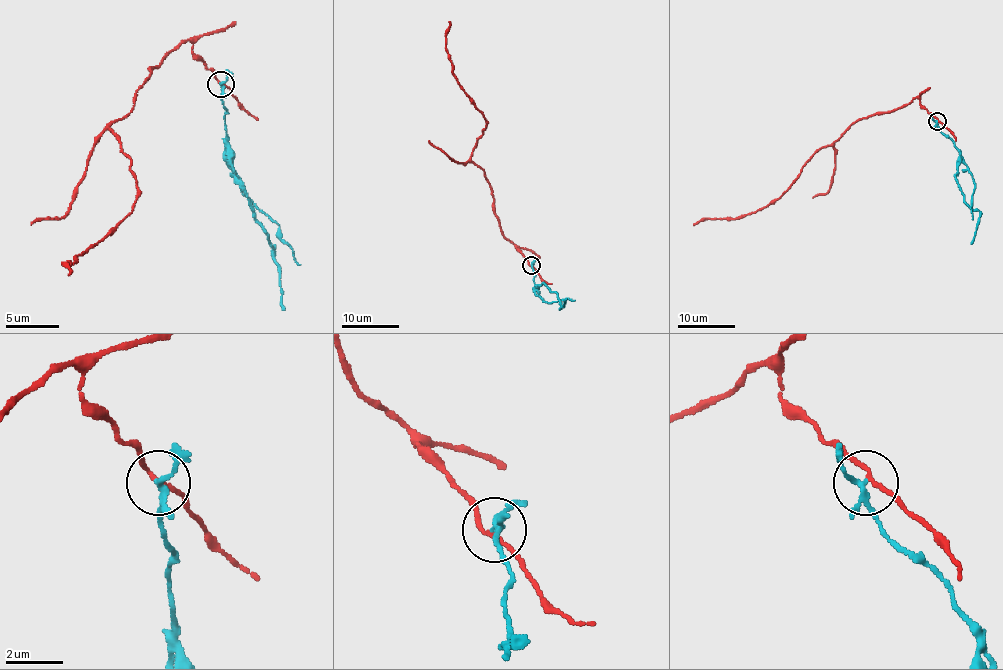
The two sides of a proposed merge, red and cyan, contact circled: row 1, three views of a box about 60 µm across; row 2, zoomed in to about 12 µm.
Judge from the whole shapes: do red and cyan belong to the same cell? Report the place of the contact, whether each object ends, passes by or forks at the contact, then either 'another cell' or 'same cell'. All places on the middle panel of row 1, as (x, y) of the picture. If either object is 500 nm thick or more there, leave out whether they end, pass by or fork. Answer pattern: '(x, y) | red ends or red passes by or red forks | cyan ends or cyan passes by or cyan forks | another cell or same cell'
(531, 265) | red passes by | cyan forks | another cell

